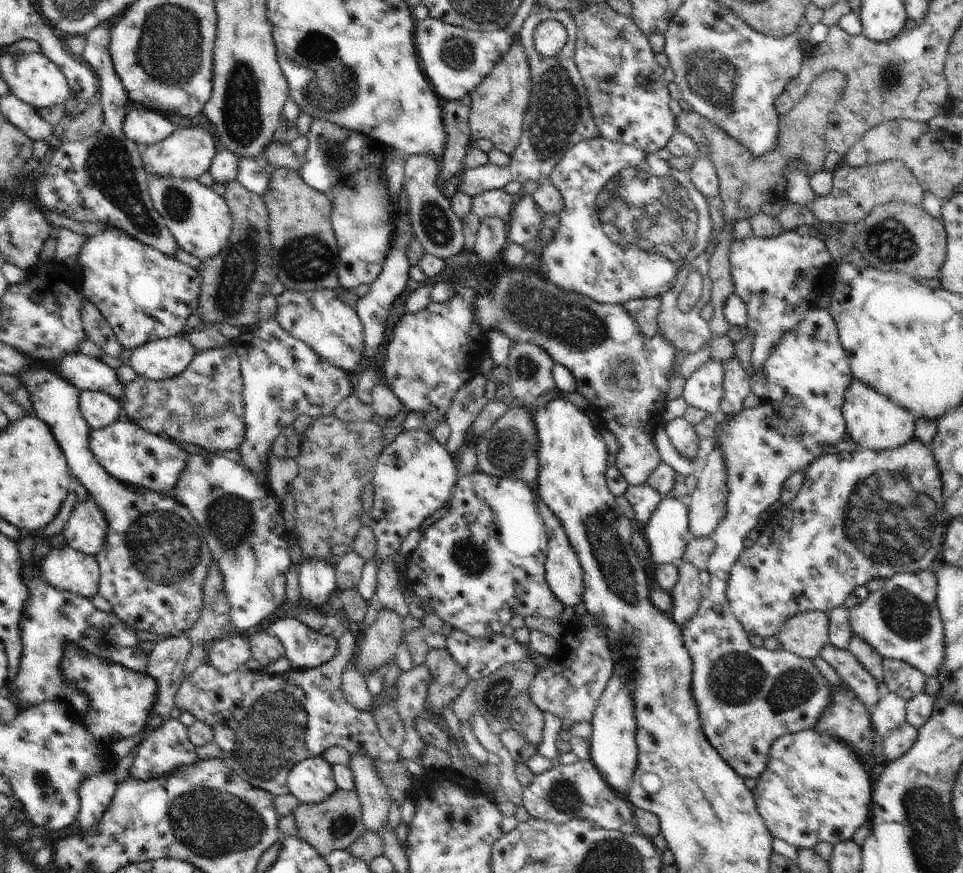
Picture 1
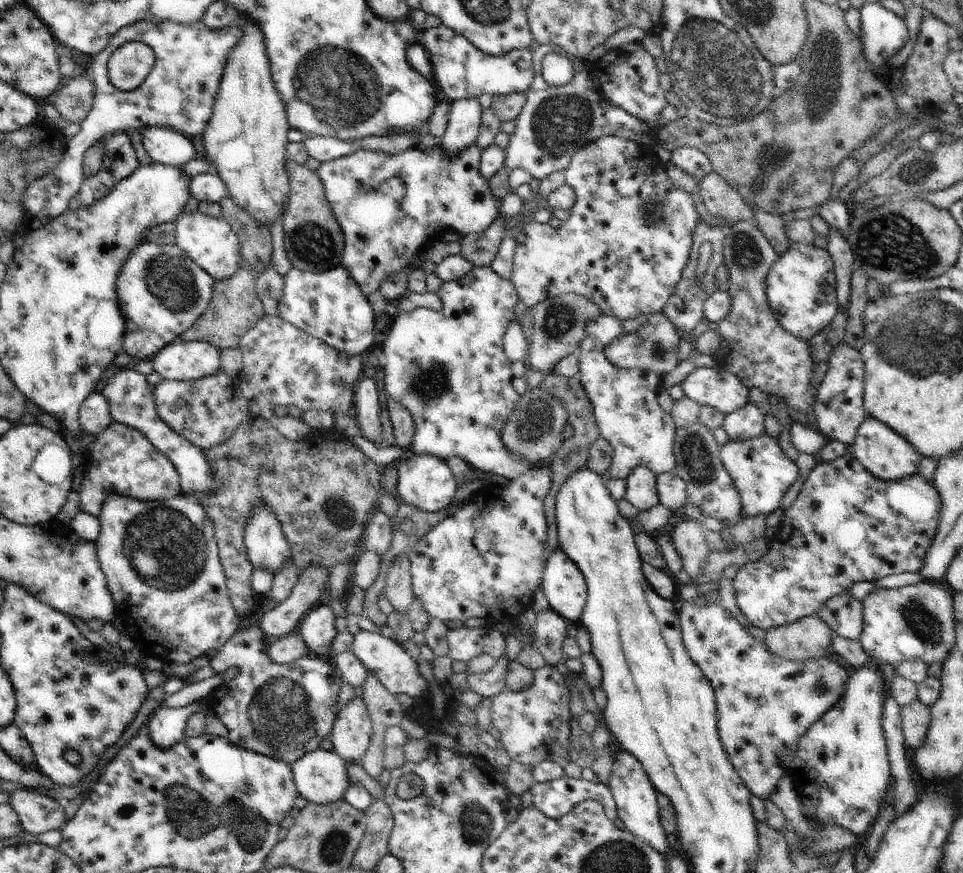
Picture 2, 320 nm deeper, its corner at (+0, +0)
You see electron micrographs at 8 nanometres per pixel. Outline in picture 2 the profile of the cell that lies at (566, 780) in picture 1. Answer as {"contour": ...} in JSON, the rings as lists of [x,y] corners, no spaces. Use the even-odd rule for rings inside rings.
{"contour":[[[564,774],[561,778],[550,782],[534,783],[531,793],[534,797],[534,807],[553,820],[559,820],[576,804],[587,799],[600,802],[604,813],[612,821],[618,818],[614,796],[609,786],[600,781],[588,782],[581,778],[574,780]]]}

